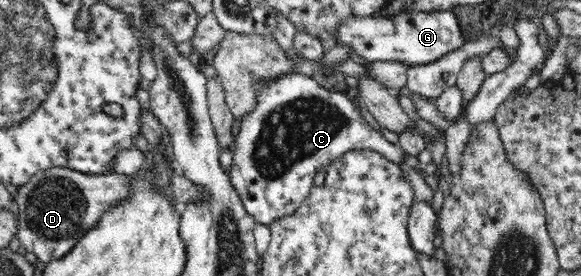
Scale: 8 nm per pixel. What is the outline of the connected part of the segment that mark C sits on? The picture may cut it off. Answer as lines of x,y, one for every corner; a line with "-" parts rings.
292,72
275,81
261,86
257,94
256,110
244,116
239,122
240,132
236,139
232,168
229,180
238,193
244,209
254,217
258,224
269,226
278,218
292,214
306,200
310,188
314,185
316,172
324,170
328,162
348,152
348,150
375,150
383,154
390,162
400,166
405,162
406,154
393,143
380,135
380,131
370,127
362,118
356,104
339,91
331,92
317,83
316,77
300,72

